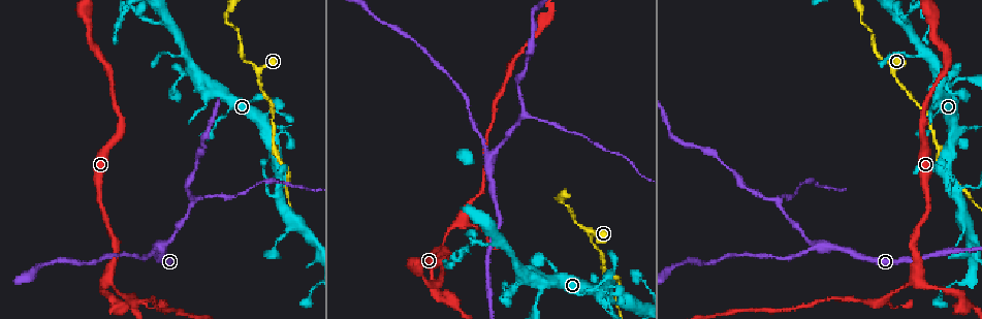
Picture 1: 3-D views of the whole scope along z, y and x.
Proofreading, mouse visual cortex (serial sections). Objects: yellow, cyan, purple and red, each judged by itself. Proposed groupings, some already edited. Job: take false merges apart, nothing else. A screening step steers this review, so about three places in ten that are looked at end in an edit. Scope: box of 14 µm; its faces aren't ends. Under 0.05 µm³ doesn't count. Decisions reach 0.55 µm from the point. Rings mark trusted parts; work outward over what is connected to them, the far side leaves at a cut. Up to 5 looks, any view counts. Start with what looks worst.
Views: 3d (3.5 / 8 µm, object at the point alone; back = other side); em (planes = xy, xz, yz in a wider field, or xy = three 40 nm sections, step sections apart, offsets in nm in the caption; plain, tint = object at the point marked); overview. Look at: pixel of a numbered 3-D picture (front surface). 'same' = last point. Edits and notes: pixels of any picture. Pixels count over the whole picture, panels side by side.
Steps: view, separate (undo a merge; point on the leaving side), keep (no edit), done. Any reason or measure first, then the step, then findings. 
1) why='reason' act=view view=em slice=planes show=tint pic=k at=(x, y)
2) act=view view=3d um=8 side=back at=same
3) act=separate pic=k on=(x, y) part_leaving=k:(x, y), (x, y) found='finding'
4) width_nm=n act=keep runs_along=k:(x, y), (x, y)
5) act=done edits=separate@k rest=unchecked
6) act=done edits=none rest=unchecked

act=view view=3d um=3.5 pic=1 at=(928, 53)

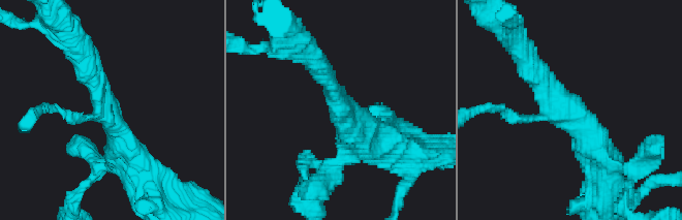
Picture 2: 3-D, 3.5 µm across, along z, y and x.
arms=3 arm_widths_nm=150,300,400 act=view view=em slice=xy step=5 show=tint pic=2 at=(568, 109)

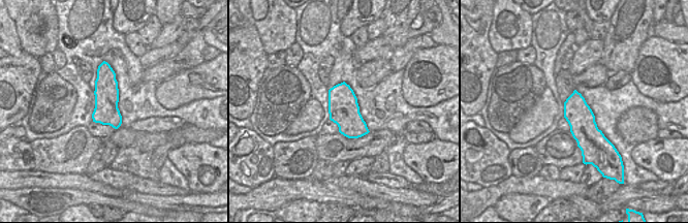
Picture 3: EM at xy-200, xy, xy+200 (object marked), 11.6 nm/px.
act=keep runs_along=2:(608, 162), (525, 58) found='continuous, no second cell'

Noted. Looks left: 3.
why='abrupt turn' act=view view=3d um=8 pic=1 at=(904, 17)

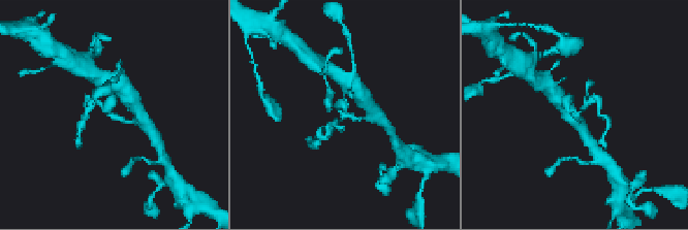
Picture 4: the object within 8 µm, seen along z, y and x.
why='closer look' act=view view=3d um=3.5 pic=4 at=(113, 116)

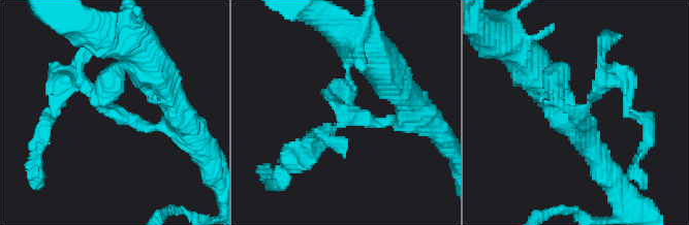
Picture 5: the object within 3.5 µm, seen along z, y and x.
act=keep found='continuous, no second cell'

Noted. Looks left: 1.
act=done edits=none rest=unchecked

